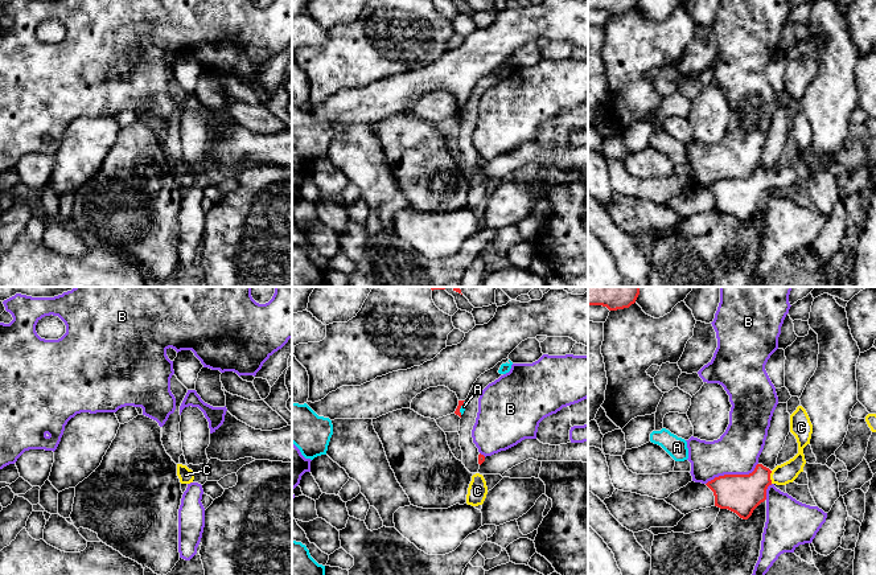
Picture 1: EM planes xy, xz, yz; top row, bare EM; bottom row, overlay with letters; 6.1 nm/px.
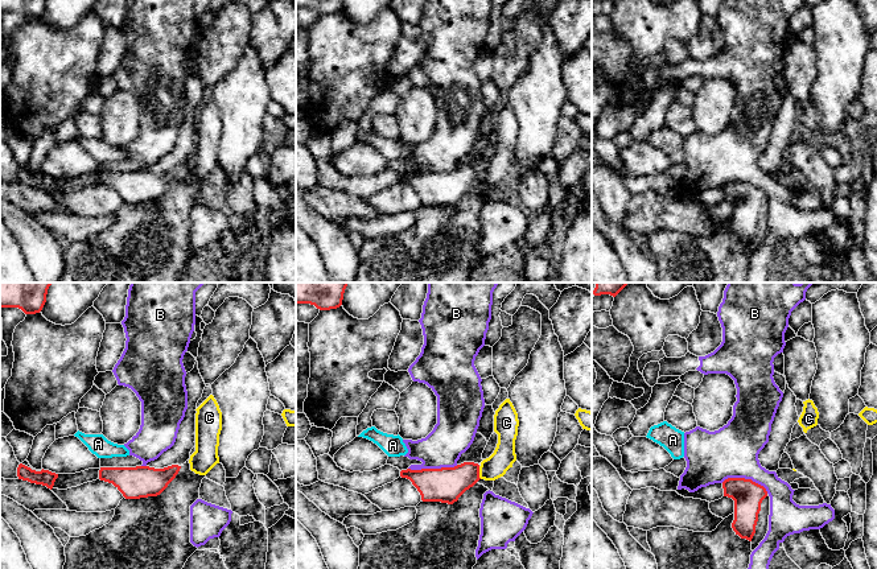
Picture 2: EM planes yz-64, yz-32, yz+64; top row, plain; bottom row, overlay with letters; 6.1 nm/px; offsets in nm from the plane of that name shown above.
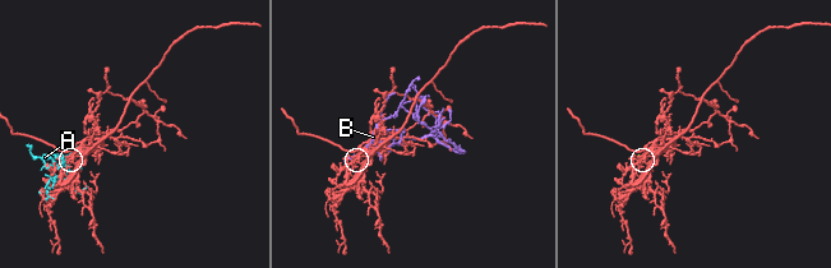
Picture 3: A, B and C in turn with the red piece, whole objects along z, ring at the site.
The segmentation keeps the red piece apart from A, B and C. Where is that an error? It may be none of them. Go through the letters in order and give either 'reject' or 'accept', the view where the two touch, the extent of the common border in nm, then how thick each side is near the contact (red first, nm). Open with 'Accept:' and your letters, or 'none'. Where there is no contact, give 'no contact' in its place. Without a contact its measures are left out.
Accept: C
A: reject; contact in xz; length 90 nm; calibres 30 and 30 nm
B: reject; contact in yz; length 340 nm; calibres 240 and 280 nm
C: accept; contact in yz; length 80 nm; calibres 240 and 120 nm

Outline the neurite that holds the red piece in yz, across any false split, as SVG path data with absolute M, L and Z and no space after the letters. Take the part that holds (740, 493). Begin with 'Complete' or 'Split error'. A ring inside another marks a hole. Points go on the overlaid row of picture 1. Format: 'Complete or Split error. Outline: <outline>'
Split error. Outline: M798 406L790 415L790 432L798 443L798 453L773 471L757 464L749 475L724 475L715 477L706 485L713 492L715 506L728 509L740 518L748 519L753 510L766 500L766 489L772 484L793 482L806 464L803 448L810 444L813 424L806 410Z

